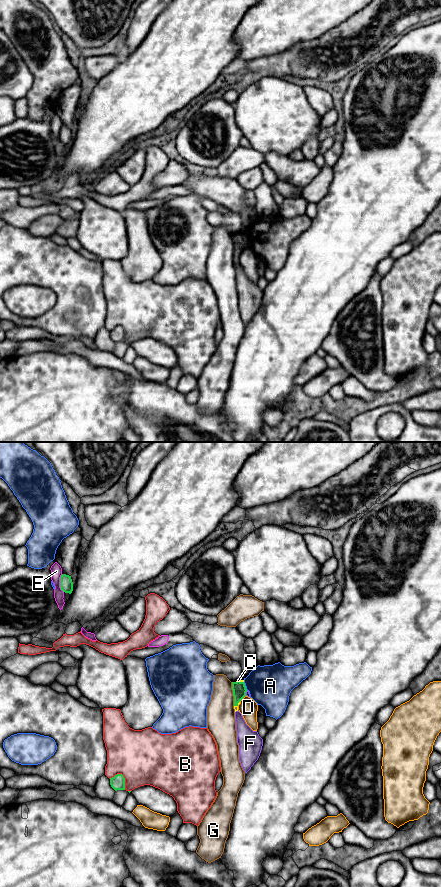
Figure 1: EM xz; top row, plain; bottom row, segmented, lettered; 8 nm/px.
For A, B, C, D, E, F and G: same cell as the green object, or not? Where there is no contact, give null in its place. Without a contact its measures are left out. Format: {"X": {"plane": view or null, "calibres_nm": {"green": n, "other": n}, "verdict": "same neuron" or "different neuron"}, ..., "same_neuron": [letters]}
{"A": {"plane": "xz", "calibres_nm": {"green": 110, "other": 340}, "verdict": "different neuron"}, "B": {"plane": "xz", "calibres_nm": {"green": 120, "other": 440}, "verdict": "different neuron"}, "C": {"plane": "xz", "calibres_nm": {"green": 110, "other": 20}, "verdict": "different neuron"}, "D": {"plane": "xz", "calibres_nm": {"green": 110, "other": 150}, "verdict": "different neuron"}, "E": {"plane": "xz", "calibres_nm": {"green": 110, "other": 100}, "verdict": "different neuron"}, "F": {"plane": "xz", "calibres_nm": {"green": 110, "other": 30}, "verdict": "different neuron"}, "G": {"plane": "xz", "calibres_nm": {"green": 110, "other": 220}, "verdict": "different neuron"}, "same_neuron": []}

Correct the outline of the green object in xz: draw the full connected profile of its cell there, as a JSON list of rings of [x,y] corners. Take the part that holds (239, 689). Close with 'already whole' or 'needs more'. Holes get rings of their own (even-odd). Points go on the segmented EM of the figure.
[[[232,682],[232,690],[234,696],[234,706],[238,706],[238,703],[246,696],[246,686],[244,682]]] | already whole

